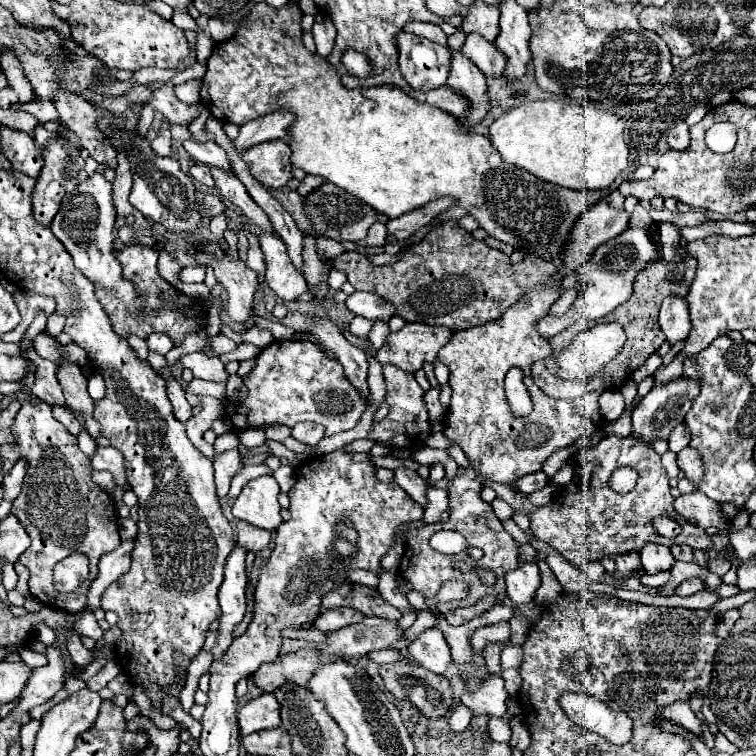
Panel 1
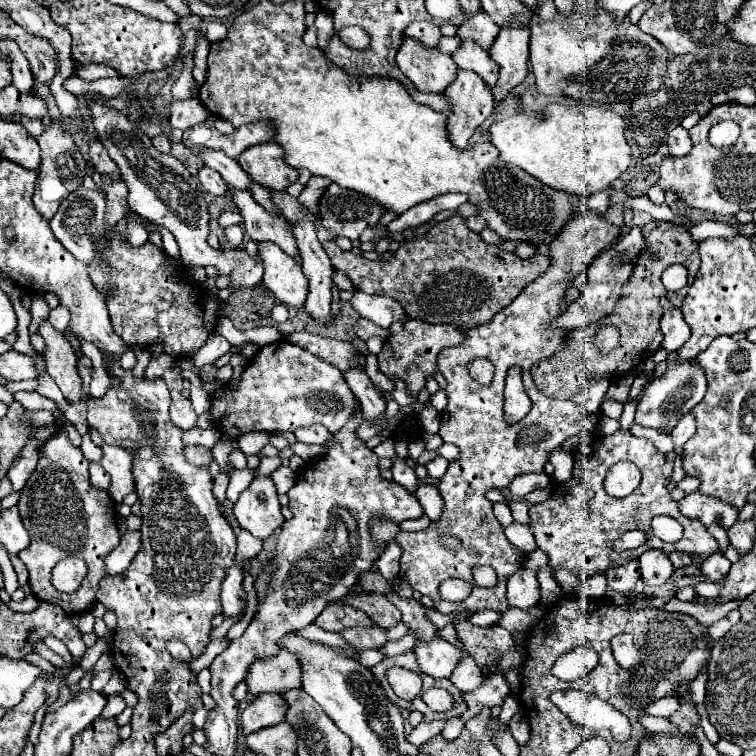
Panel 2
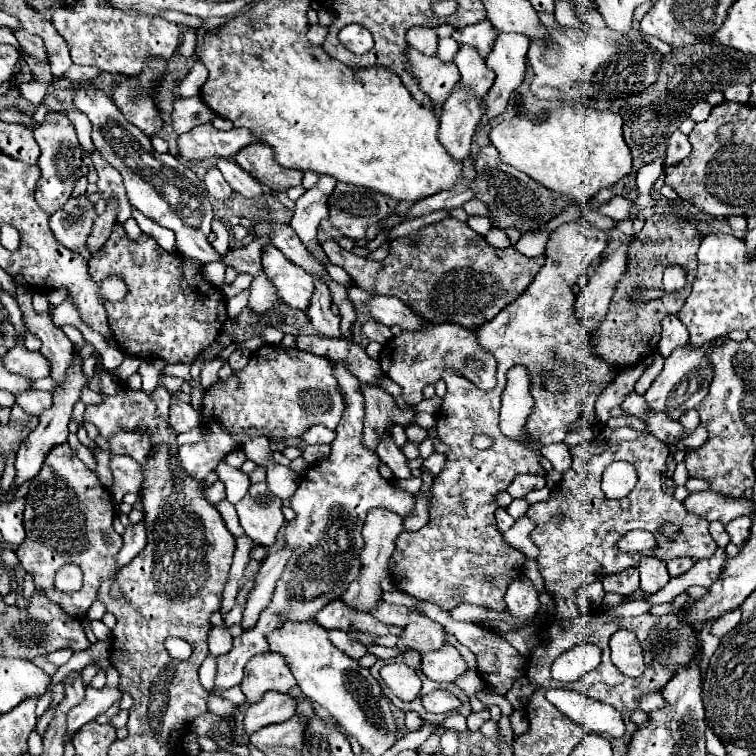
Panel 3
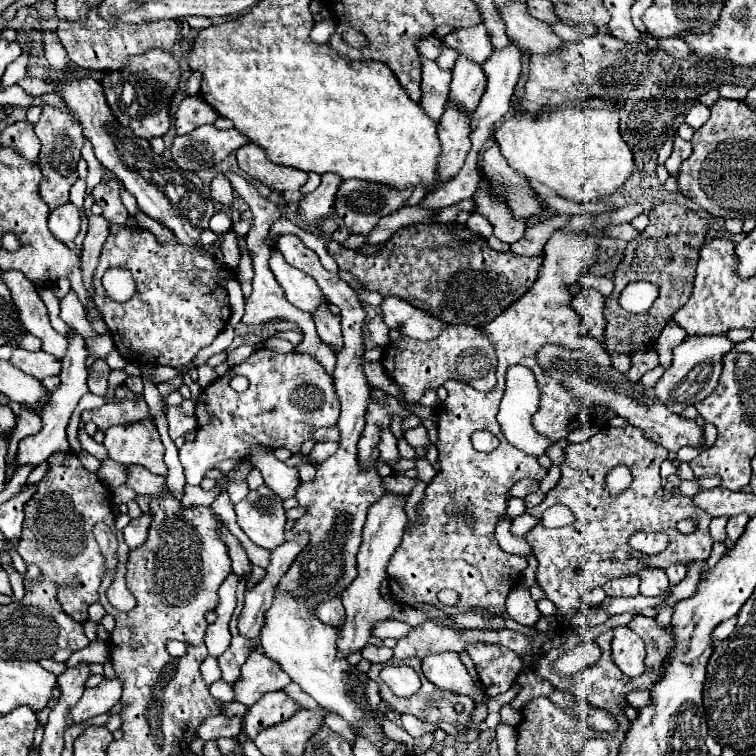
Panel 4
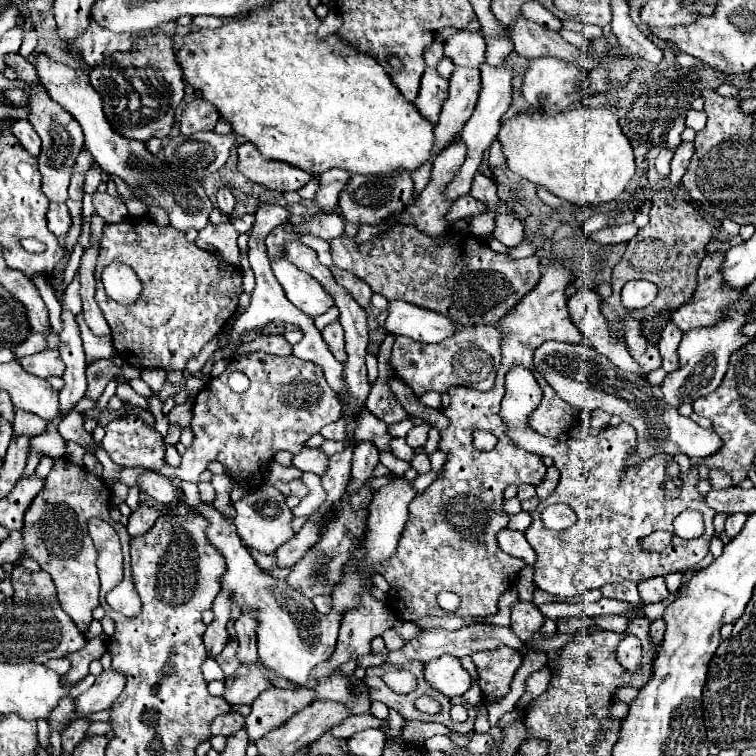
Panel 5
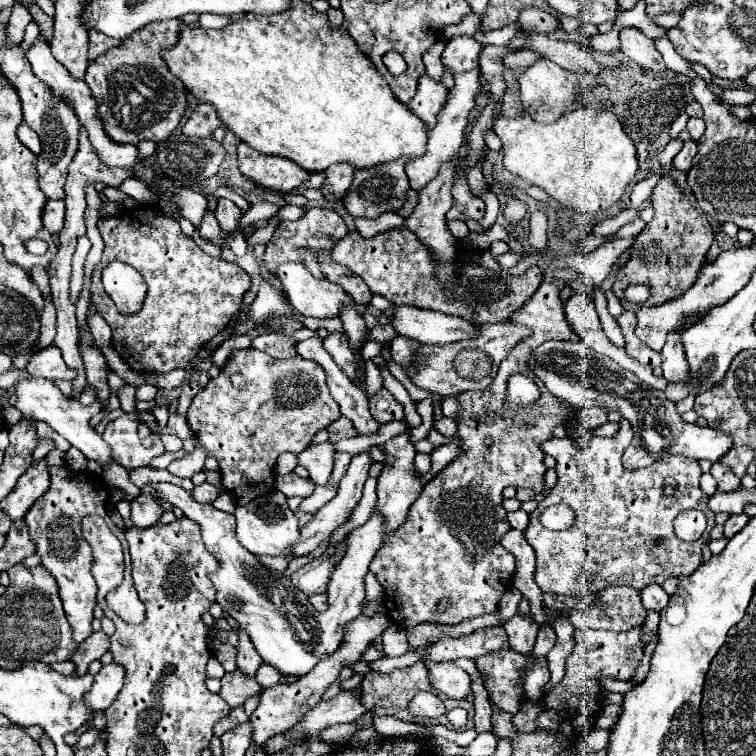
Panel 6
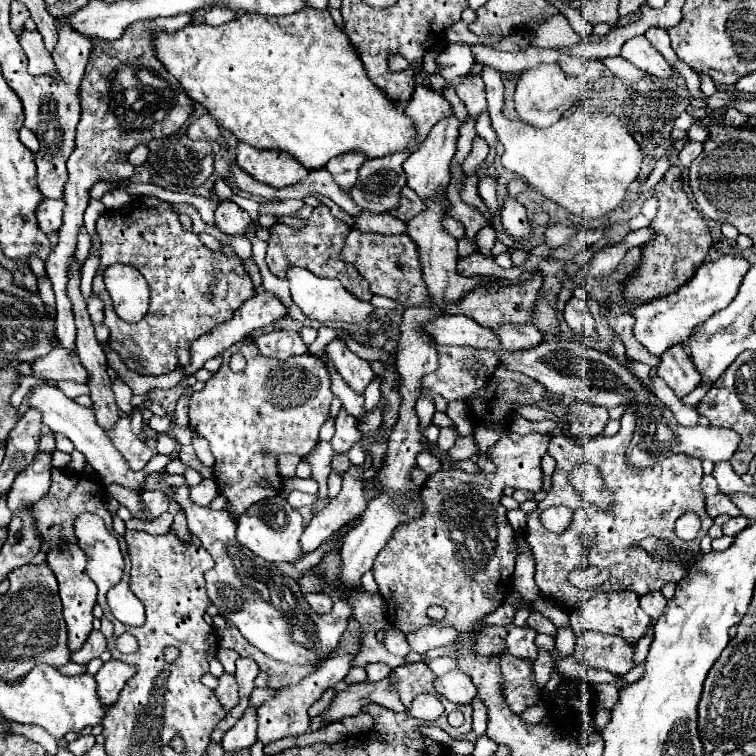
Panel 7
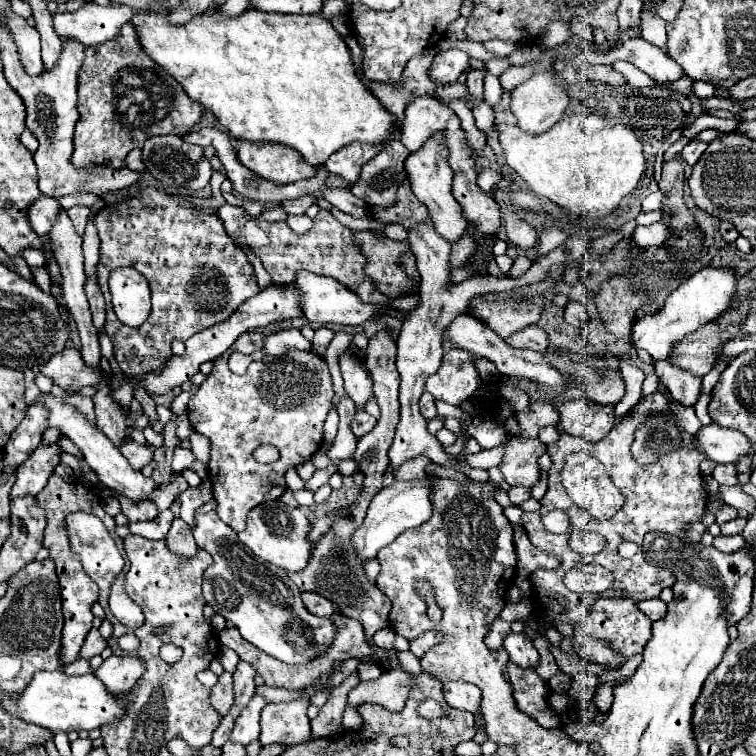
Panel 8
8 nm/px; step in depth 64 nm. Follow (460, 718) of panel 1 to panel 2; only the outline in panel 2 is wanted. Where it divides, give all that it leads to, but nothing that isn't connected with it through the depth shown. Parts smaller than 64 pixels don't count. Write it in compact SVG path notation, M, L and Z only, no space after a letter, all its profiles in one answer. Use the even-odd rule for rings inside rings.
M450 718L448 720L448 724L446 724L446 728L443 729L441 735L446 741L453 741L460 736L460 732L462 732L462 728L464 728L464 722L460 720L460 718Z

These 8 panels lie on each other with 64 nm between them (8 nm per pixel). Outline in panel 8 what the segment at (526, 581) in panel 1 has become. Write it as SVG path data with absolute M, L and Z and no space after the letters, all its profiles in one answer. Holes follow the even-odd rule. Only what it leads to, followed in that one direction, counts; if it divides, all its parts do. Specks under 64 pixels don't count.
M508 634L504 640L504 648L510 652L510 662L520 668L536 670L540 662L540 654L534 648L532 640L526 634Z

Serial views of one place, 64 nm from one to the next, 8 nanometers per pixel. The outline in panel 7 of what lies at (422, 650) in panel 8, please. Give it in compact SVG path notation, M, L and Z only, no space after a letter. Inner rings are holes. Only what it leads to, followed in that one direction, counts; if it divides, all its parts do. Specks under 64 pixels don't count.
M424 626L418 632L410 634L410 648L418 654L428 652L430 648L446 646L456 640L456 632L452 628L442 628L442 626Z

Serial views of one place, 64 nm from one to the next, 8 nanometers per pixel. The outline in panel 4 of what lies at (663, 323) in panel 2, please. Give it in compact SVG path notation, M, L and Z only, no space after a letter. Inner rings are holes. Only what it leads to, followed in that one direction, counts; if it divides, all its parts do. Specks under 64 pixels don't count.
M670 320L668 326L664 326L664 330L660 332L660 336L656 340L656 352L660 356L660 366L662 368L670 368L670 364L672 364L672 350L684 338L686 338L686 332L682 332L682 328L678 328L678 324L674 324L674 320Z

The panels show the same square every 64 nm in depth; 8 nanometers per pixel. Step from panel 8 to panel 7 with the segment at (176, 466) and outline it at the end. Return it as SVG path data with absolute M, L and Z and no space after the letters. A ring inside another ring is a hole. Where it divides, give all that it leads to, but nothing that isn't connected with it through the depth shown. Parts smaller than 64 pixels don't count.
M191 445L182 446L178 452L177 458L190 468L200 472L204 478L214 478L214 474L212 474L212 468L206 468L206 466L200 462Z

